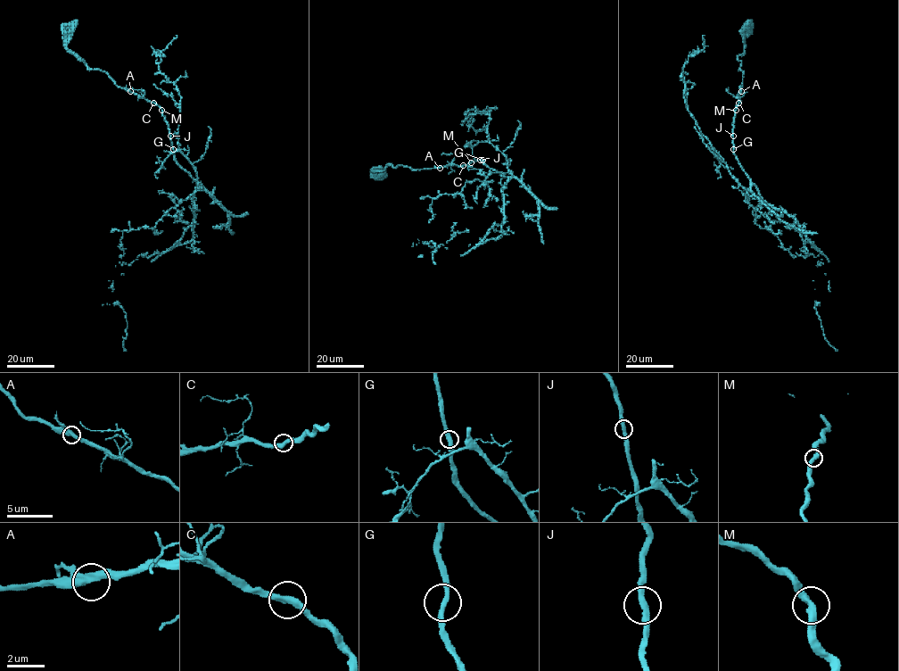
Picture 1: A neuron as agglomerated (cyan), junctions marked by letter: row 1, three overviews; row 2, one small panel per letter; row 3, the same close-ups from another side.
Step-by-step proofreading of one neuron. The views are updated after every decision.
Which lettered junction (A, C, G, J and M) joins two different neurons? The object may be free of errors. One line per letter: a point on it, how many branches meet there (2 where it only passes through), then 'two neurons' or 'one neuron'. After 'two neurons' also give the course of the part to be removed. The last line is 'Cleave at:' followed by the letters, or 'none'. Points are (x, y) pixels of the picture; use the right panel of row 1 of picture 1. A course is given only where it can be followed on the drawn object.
A: at (741, 91); 2 branches meet; one neuron
C: at (738, 103); 2 branches meet; one neuron
G: at (733, 149); 2 branches meet; one neuron
J: at (733, 136); 2 branches meet; one neuron
M: at (736, 110); 2 branches meet; one neuron
Cleave at: none

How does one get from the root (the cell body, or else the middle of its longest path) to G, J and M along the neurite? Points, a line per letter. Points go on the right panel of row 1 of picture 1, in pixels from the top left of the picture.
G: (761, 196), (738, 161), (733, 149)
J: (761, 196), (734, 153), (733, 136)
M: (761, 196), (733, 151), (733, 122), (736, 110)

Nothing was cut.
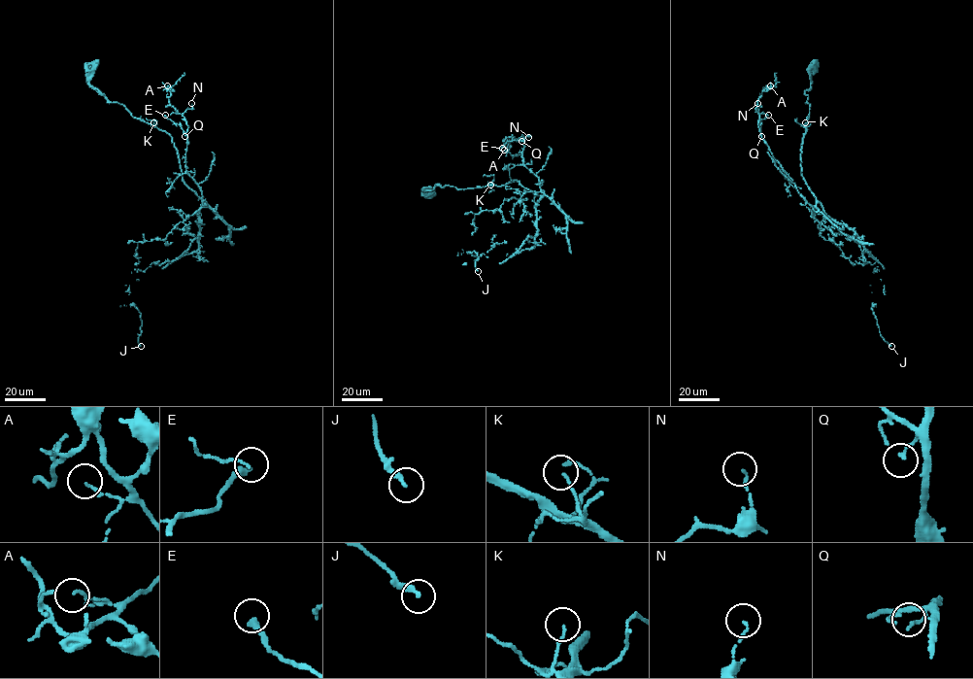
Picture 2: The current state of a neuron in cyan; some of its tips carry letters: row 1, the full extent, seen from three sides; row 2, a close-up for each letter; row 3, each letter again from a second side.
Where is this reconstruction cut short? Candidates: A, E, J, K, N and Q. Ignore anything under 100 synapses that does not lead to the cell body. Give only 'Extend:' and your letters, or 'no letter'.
Extend: no letter

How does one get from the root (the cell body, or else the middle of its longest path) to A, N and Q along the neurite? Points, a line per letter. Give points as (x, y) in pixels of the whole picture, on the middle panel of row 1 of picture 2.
A: (536, 205), (545, 193), (539, 179), (523, 163), (524, 138), (506, 137), (508, 151), (504, 150)
N: (536, 205), (545, 193), (539, 179), (523, 163), (524, 138), (520, 138), (528, 137)
Q: (536, 205), (545, 193), (539, 179), (523, 163), (521, 141)

